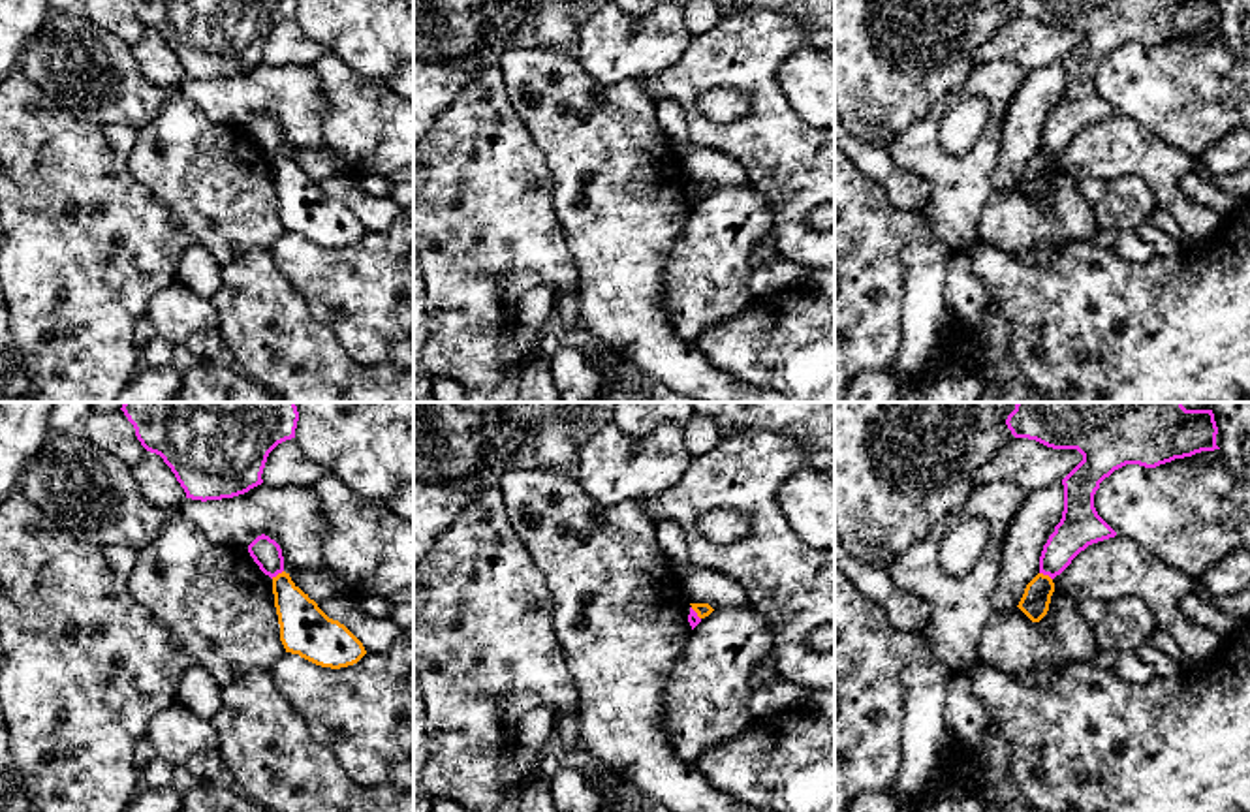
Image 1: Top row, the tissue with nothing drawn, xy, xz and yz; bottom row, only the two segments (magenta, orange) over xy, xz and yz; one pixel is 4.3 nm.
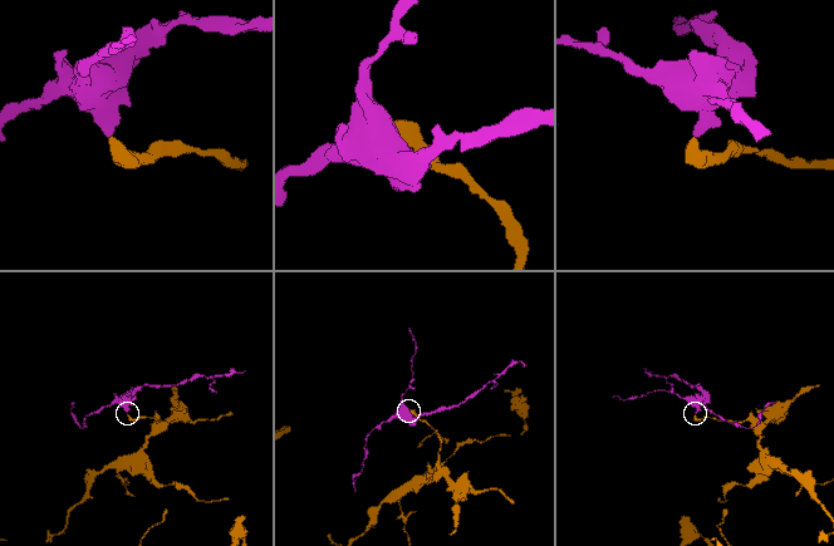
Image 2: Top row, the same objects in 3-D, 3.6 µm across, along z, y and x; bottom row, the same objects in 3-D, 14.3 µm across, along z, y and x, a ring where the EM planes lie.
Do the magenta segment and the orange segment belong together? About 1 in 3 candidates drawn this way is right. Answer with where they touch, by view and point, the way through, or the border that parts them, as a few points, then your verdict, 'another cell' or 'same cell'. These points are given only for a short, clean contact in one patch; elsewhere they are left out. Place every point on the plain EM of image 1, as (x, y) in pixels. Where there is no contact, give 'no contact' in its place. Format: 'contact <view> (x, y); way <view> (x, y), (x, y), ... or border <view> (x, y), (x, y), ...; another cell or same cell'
contact yz (1046, 153); border yz (1040, 151), (1051, 158); another cell

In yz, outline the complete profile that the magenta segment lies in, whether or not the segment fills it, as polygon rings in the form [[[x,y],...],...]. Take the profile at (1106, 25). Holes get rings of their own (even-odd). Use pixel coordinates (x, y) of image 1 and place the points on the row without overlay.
[[[1006,0],[1015,17],[1036,19],[1053,28],[1077,28],[1083,39],[1062,58],[1064,90],[1039,135],[1039,152],[1055,158],[1088,124],[1115,117],[1117,111],[1098,94],[1094,73],[1100,62],[1126,43],[1156,47],[1175,38],[1216,24],[1216,0]]]

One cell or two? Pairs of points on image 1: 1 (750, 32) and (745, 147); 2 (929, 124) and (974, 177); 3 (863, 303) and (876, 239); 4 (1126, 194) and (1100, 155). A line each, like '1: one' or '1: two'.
1: one
2: one
3: one
4: two

